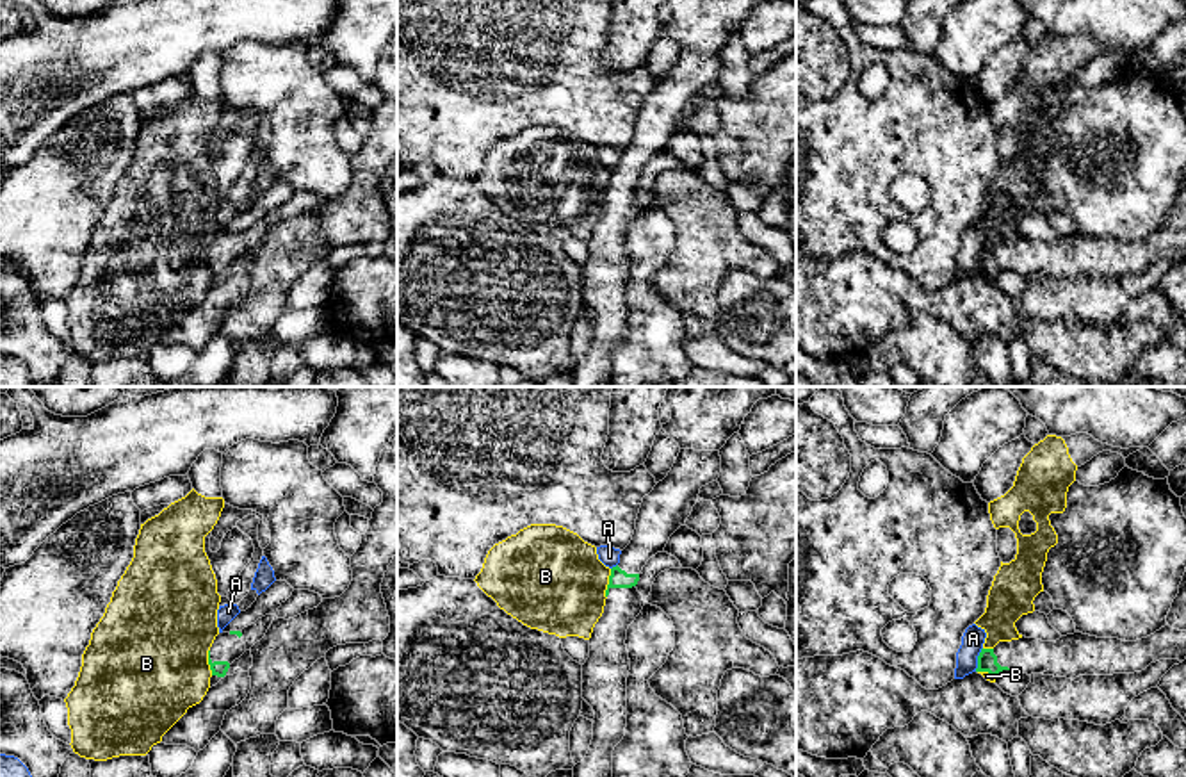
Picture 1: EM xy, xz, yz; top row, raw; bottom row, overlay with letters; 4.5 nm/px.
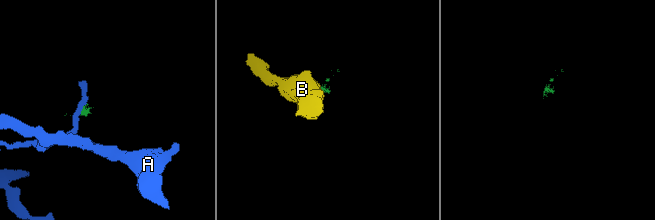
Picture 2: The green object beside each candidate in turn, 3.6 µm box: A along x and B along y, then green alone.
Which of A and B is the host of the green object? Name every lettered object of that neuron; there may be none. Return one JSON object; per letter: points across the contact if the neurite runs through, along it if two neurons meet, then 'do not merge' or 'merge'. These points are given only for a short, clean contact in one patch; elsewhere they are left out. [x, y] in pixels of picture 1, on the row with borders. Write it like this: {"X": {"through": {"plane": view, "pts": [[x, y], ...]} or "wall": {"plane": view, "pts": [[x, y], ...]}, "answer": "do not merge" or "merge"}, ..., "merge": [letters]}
{"A": {"wall": {"plane": "yz", "pts": [[982, 647], [974, 670]]}, "answer": "do not merge"}, "B": {"wall": {"plane": "xz", "pts": [[611, 569], [606, 597]]}, "answer": "do not merge"}, "merge": []}

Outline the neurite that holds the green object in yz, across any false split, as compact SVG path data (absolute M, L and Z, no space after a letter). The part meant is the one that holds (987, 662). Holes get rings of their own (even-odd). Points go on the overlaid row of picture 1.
M1165 626L1136 642L1083 633L1067 634L1056 642L1022 636L999 642L994 649L981 649L976 672L997 677L1003 670L1011 668L1019 674L1044 674L1074 681L1079 675L1134 674L1159 659L1186 659L1186 631Z

